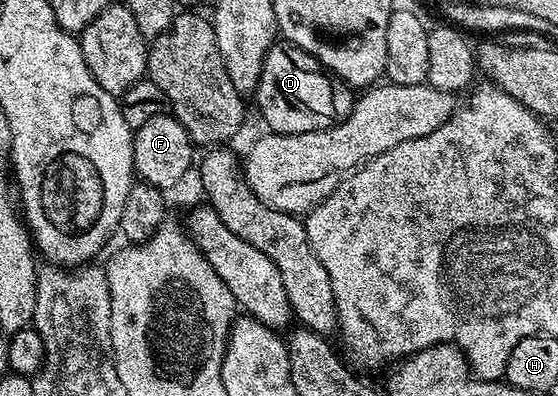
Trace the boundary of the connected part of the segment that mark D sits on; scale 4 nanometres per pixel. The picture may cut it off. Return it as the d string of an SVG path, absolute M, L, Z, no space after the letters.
M273 44L266 52L262 76L254 91L256 106L273 134L301 134L325 130L350 116L353 87L333 76L314 56L291 44Z

